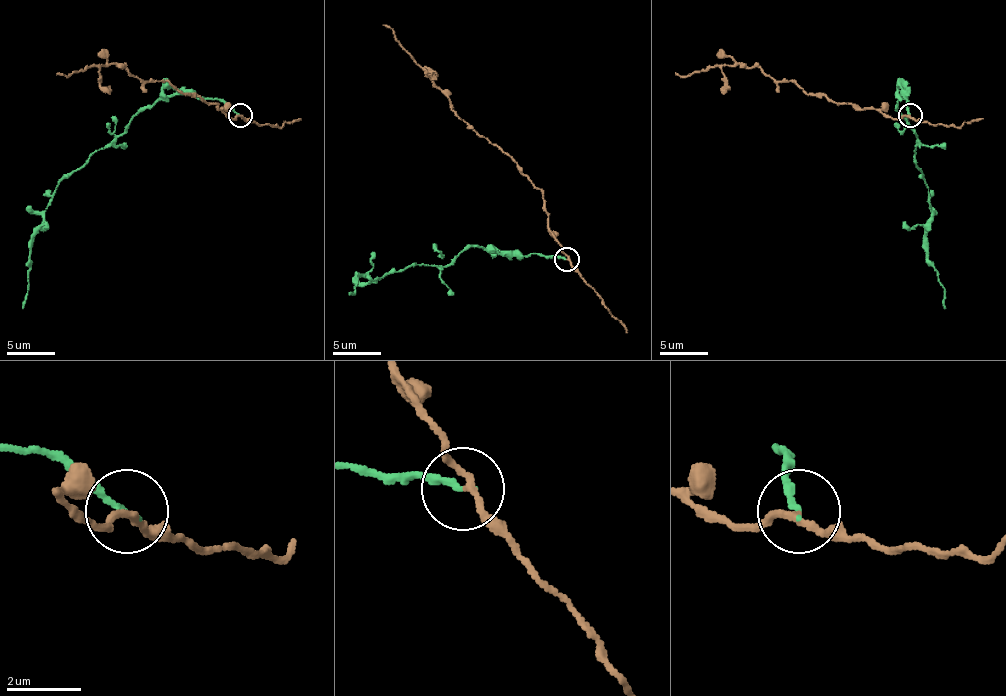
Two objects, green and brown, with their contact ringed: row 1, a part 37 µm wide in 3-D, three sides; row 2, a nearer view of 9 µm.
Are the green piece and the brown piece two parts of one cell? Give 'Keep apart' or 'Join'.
Keep apart

